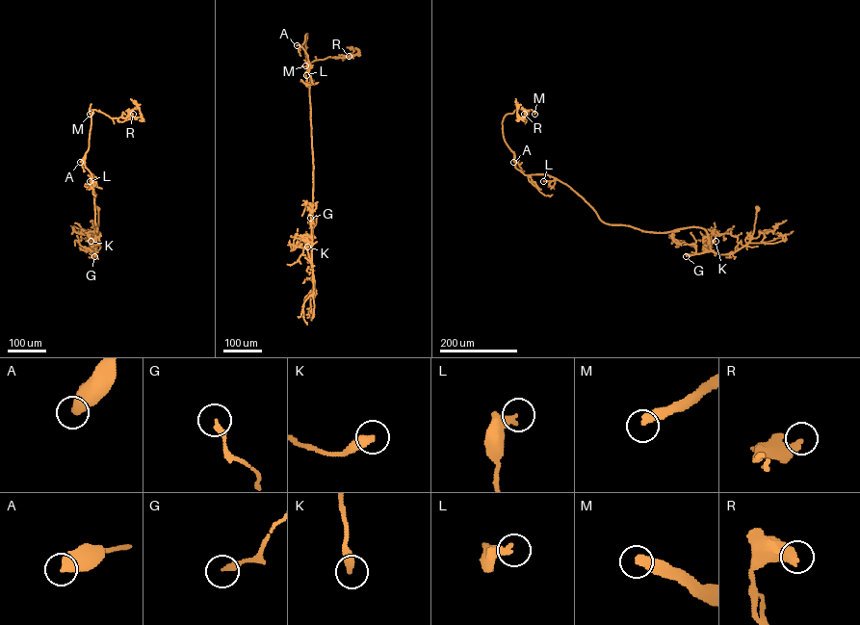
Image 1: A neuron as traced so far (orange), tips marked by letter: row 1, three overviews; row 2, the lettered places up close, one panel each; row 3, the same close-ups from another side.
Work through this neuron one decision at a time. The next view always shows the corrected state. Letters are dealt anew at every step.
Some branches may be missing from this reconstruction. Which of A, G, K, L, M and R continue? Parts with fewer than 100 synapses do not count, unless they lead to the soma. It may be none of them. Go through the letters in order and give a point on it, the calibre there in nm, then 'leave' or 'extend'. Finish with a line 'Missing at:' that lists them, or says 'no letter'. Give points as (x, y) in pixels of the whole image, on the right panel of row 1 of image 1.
A: (513, 162) | 500 nm | leave
G: (686, 256) | 260 nm | leave
K: (716, 241) | 400 nm | leave
L: (543, 181) | 320 nm | leave
M: (534, 114) | 440 nm | extend
R: (524, 114) | 420 nm | leave
Missing at: M

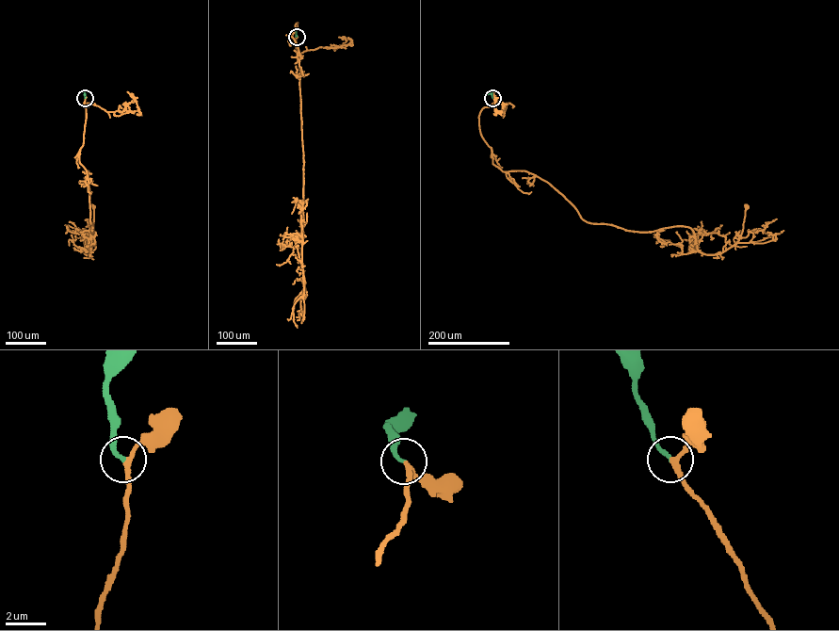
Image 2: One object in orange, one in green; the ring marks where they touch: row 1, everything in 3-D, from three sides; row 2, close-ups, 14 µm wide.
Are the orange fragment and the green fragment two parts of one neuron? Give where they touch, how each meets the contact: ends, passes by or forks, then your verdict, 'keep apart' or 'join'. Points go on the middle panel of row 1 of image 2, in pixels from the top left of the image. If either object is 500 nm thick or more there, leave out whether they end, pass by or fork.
place (297, 37); orange passes by; green ends; join

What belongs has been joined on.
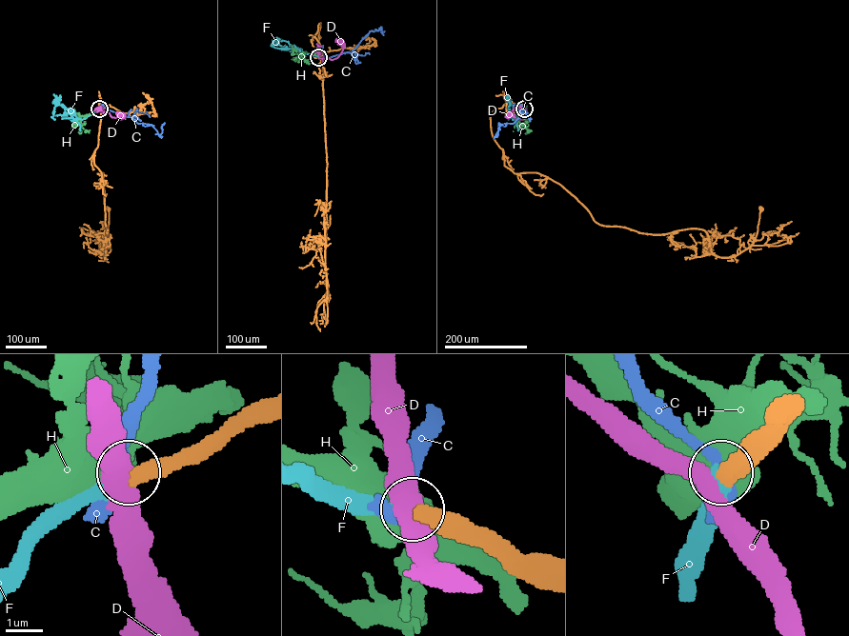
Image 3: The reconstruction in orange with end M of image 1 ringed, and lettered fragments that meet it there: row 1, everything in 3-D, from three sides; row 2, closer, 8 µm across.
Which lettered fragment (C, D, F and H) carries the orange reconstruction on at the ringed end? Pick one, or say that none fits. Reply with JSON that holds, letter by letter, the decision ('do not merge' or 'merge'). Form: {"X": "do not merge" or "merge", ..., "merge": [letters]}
{"C": "do not merge", "D": "do not merge", "F": "merge", "H": "do not merge", "merge": ["F"]}

